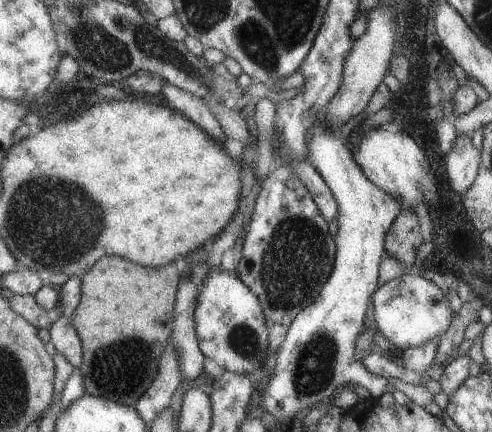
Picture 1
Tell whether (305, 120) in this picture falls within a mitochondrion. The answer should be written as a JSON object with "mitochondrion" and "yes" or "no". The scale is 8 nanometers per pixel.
{"mitochondrion":"no"}

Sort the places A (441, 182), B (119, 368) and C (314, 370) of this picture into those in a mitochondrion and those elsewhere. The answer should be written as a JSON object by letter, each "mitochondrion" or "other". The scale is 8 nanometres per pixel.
{"A":"other","B":"mitochondrion","C":"mitochondrion"}

